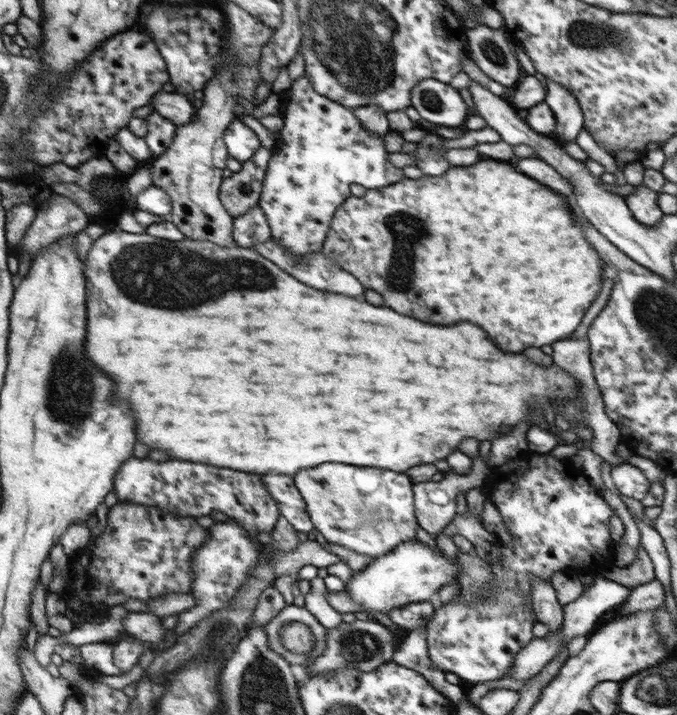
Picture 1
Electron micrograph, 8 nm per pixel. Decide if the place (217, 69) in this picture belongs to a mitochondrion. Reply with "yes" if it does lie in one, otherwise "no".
no

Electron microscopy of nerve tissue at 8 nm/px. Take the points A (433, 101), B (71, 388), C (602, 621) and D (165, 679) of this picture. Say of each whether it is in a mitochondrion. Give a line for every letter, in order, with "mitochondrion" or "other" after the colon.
A: mitochondrion
B: mitochondrion
C: other
D: other

